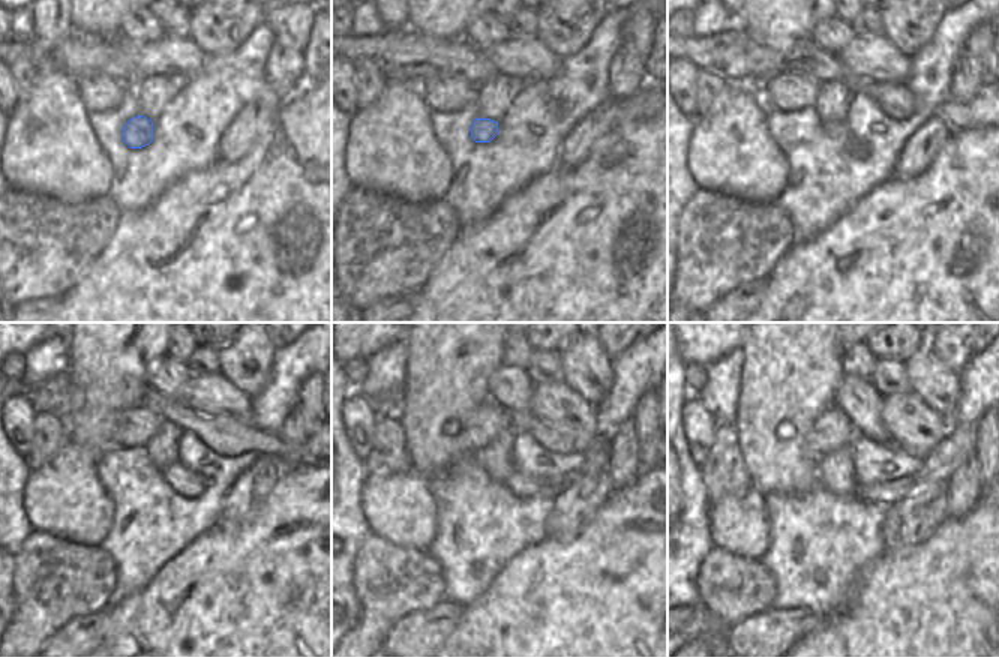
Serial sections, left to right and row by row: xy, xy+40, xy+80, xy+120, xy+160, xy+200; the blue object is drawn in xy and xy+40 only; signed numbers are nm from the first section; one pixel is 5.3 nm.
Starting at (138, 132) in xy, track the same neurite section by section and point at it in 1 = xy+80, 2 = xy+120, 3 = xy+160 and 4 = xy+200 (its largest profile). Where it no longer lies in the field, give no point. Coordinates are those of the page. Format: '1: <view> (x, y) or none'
1: xy+80 (837, 131)
2: xy+120 (189, 485)
3: xy+160 (524, 486)
4: xy+200 (939, 465)

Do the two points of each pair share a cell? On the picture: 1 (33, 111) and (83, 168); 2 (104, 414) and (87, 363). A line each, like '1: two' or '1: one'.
1: one
2: one

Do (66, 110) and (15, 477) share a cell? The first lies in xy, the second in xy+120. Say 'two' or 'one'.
two

